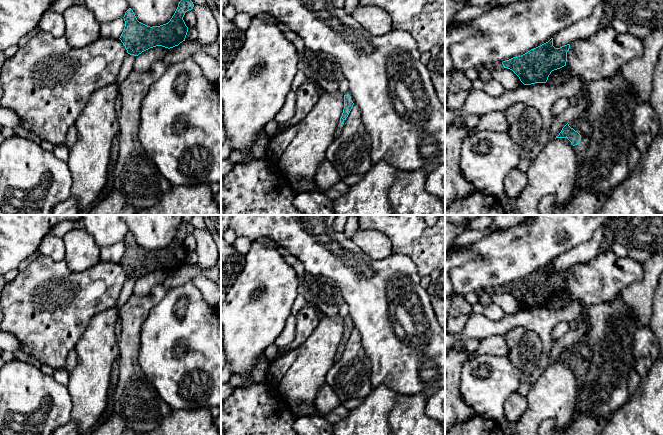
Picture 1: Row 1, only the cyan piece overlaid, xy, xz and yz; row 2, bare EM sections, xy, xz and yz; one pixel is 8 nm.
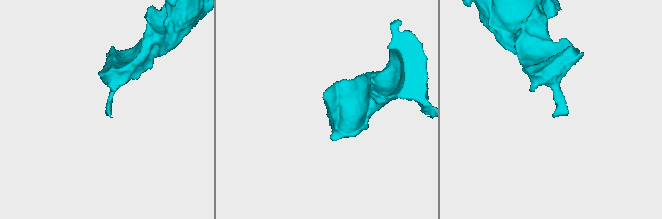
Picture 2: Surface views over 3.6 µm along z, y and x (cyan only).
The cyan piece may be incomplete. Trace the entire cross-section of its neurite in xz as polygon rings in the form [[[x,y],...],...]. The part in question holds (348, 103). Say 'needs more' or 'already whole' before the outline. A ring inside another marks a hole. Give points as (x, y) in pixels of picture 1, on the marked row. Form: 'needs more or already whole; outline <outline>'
needs more; outline [[[349,91],[344,95],[344,109],[340,121],[338,122],[335,130],[335,137],[338,137],[342,133],[343,128],[345,126],[346,118],[348,117],[353,105],[354,105],[353,99]]]

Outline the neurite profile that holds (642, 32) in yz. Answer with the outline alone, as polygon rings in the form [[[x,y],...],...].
[[[634,25],[634,26],[628,27],[628,30],[629,30],[629,33],[631,33],[632,35],[640,39],[645,39],[655,29],[652,29],[647,26]]]

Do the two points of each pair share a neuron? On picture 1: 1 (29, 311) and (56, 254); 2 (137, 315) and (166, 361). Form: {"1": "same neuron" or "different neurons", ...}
{"1": "different neurons", "2": "different neurons"}

